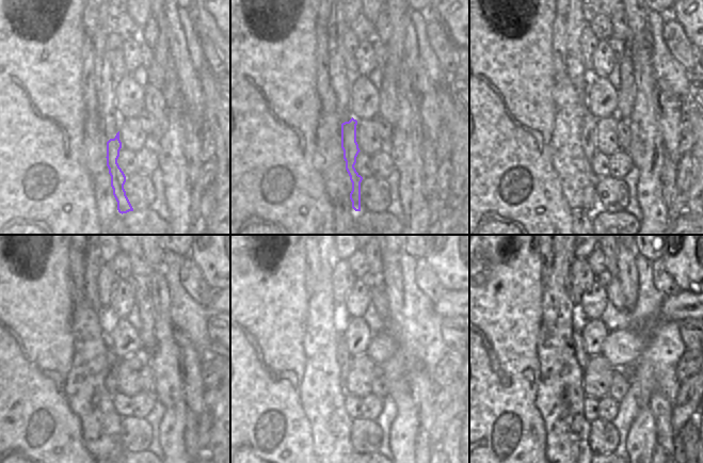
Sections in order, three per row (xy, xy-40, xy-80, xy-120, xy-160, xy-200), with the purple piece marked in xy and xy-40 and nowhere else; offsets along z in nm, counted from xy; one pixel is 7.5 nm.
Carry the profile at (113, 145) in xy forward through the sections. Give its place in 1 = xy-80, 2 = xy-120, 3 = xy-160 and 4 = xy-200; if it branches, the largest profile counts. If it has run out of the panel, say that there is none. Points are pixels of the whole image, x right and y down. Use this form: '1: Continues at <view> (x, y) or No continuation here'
1: Continues at xy-80 (588, 130)
2: Continues at xy-120 (111, 378)
3: Continues at xy-160 (344, 357)
4: Continues at xy-200 (581, 356)

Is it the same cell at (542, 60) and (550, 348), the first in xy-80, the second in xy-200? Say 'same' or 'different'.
different

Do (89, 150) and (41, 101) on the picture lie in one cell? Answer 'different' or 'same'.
different

